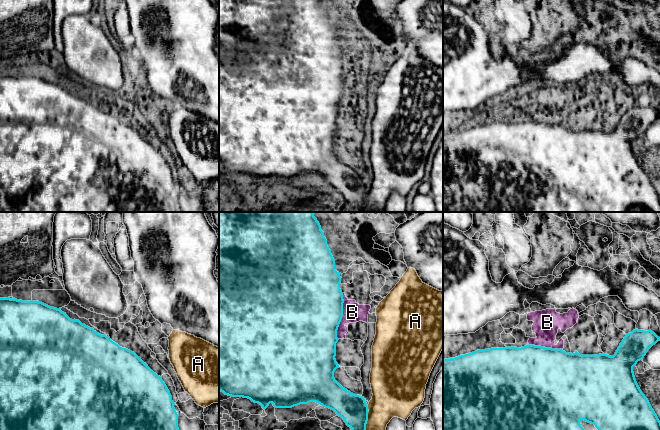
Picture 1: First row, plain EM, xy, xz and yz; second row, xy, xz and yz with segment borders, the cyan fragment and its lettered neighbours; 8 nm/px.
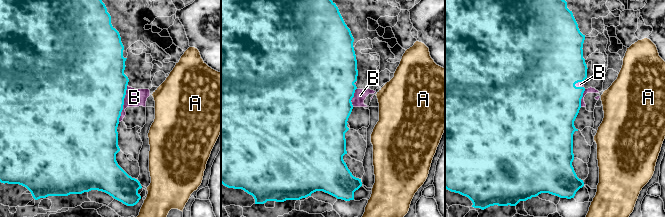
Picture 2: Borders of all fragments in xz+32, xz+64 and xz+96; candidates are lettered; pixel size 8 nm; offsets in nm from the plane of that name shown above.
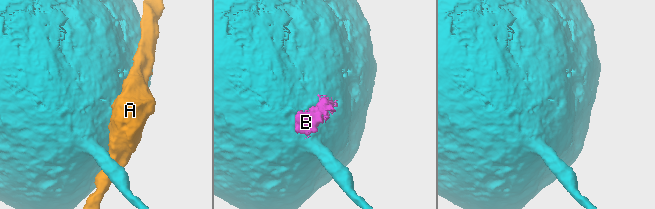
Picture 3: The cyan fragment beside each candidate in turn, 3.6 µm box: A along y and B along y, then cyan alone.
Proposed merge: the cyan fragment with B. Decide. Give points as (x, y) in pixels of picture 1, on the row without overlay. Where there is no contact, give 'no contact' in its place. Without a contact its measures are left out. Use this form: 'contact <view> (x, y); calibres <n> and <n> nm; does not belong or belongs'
contact xz (342, 91); calibres 500 and 160 nm; belongs

